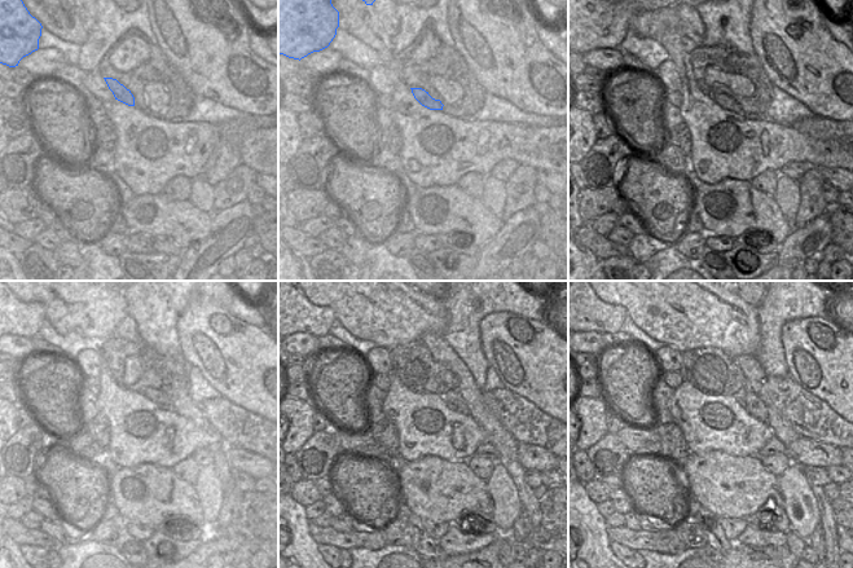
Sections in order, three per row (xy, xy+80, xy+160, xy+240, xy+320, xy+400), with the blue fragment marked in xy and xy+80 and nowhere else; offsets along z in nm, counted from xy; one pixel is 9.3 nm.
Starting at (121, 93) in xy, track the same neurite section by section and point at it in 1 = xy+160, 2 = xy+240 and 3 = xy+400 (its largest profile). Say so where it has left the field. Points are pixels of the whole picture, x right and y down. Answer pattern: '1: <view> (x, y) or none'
1: xy+160 (726, 102)
2: xy+240 (157, 396)
3: xy+400 (750, 400)

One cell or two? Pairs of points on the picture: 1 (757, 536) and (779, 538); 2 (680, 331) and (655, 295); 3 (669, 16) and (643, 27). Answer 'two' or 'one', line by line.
1: one
2: one
3: one

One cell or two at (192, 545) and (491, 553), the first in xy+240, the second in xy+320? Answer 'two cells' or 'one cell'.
two cells

